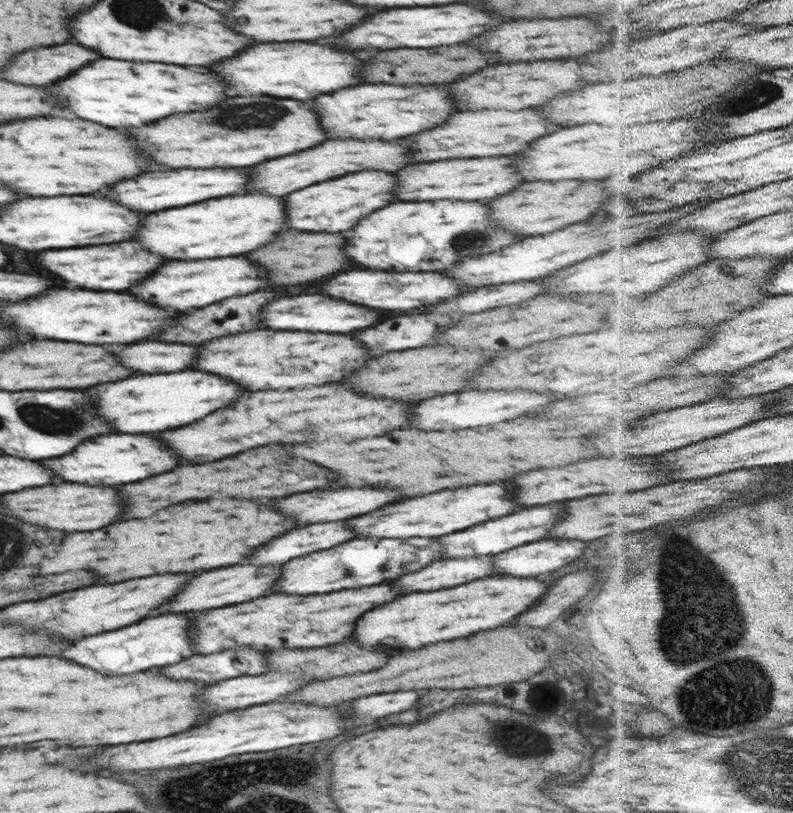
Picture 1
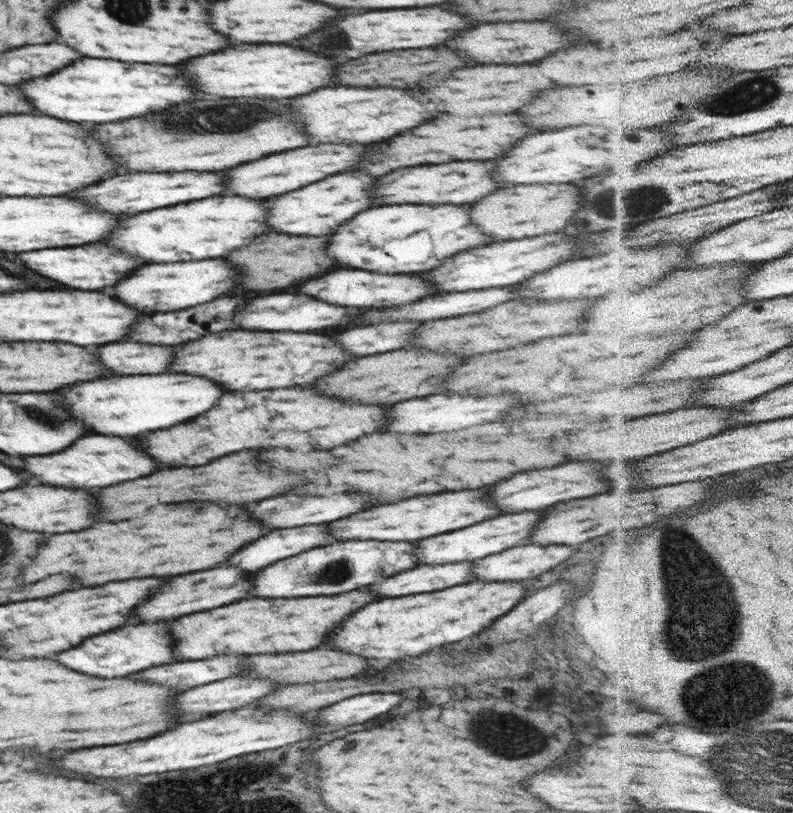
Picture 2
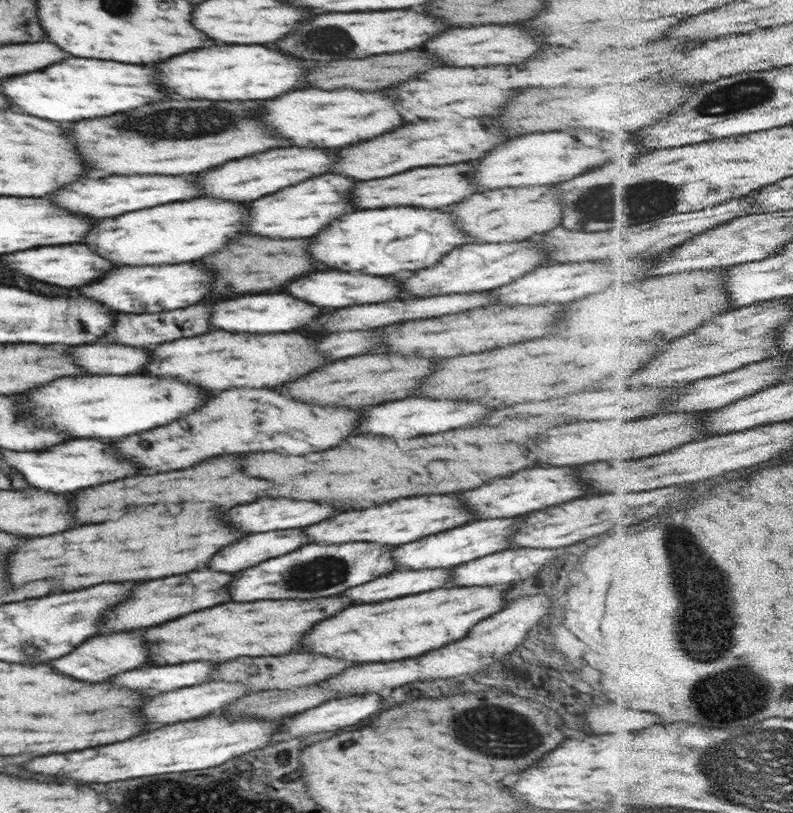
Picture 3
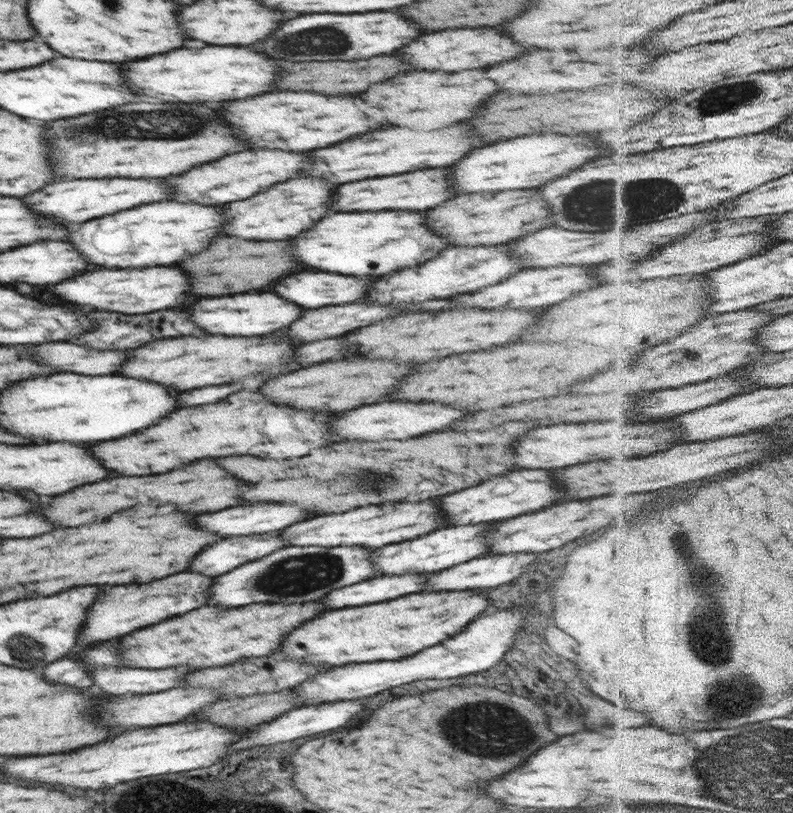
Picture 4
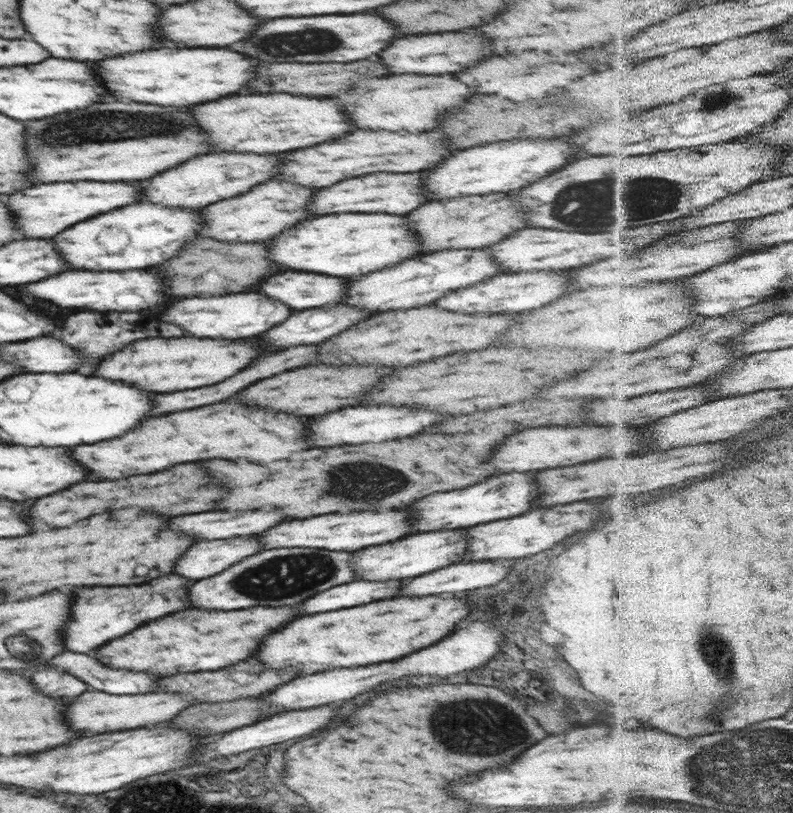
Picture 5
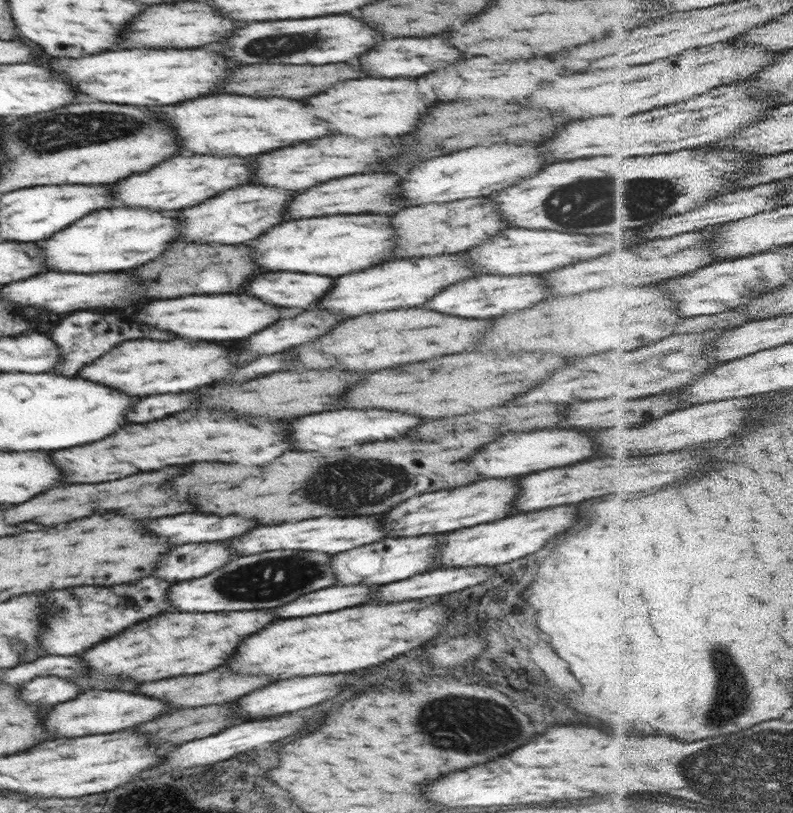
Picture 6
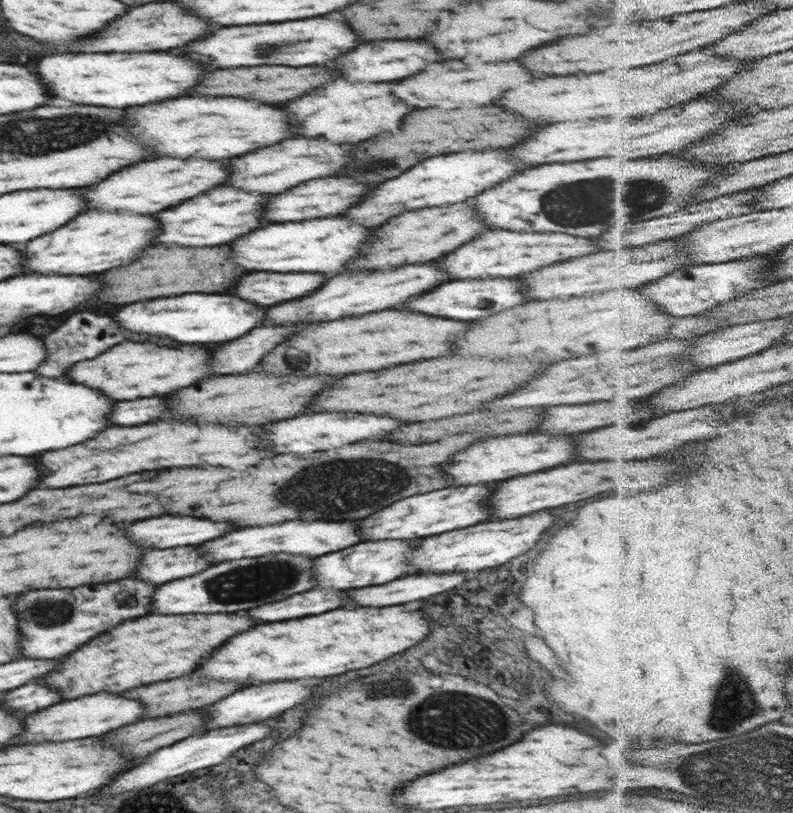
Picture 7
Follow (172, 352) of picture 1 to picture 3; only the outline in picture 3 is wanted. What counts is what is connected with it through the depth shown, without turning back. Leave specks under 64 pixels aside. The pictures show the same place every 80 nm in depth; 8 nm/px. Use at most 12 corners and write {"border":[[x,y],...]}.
{"border":[[120,344],[68,350],[90,374],[140,374],[144,348]]}

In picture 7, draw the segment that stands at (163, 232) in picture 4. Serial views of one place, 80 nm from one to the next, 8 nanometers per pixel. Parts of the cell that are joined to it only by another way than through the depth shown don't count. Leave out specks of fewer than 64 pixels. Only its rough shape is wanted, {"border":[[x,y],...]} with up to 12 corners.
{"border":[[84,212],[26,244],[26,270],[96,274],[130,264],[158,222]]}

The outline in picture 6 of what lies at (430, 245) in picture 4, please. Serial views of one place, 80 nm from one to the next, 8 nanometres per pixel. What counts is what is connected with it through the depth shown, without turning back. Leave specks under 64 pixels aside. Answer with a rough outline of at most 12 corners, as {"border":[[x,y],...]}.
{"border":[[390,218],[292,220],[250,242],[264,270],[342,276],[384,262]]}

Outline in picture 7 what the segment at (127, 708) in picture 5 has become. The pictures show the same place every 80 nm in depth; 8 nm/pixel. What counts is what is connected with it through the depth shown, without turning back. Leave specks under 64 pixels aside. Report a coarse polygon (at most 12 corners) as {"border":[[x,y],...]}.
{"border":[[90,694],[26,716],[18,744],[64,742],[140,721],[141,702]]}

